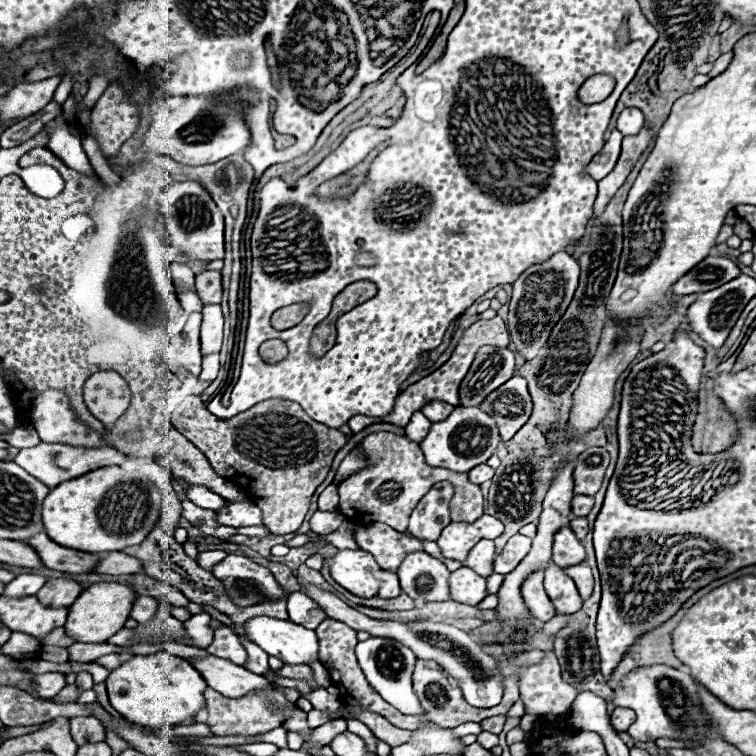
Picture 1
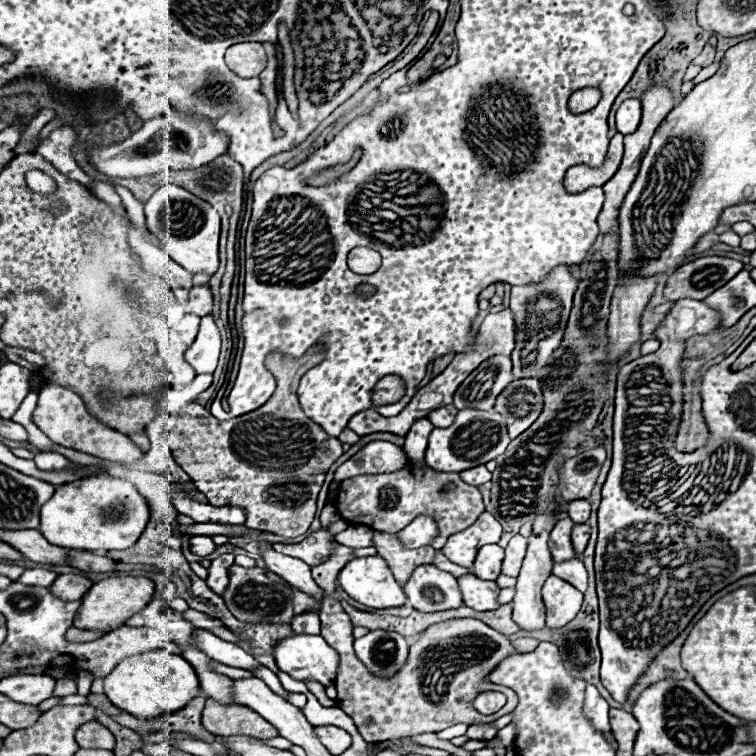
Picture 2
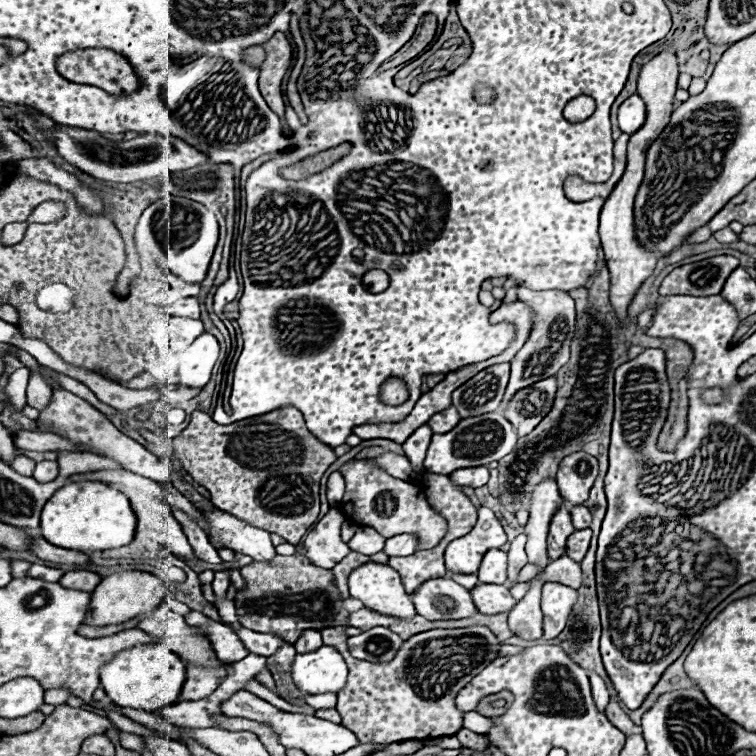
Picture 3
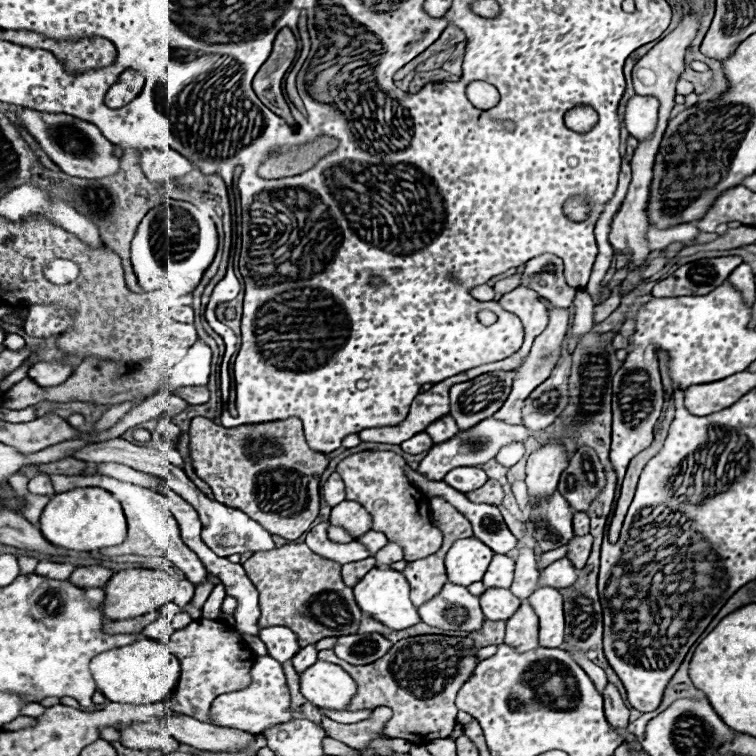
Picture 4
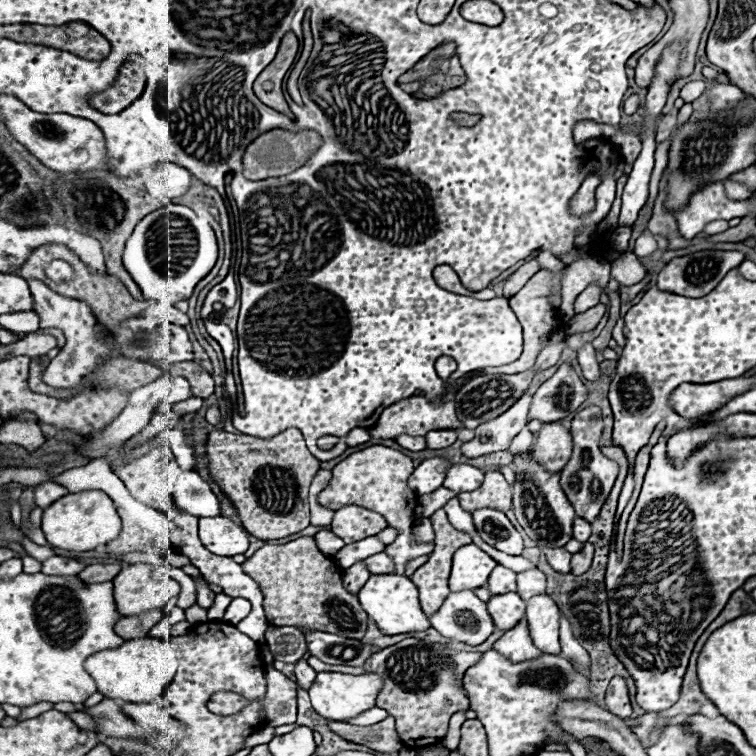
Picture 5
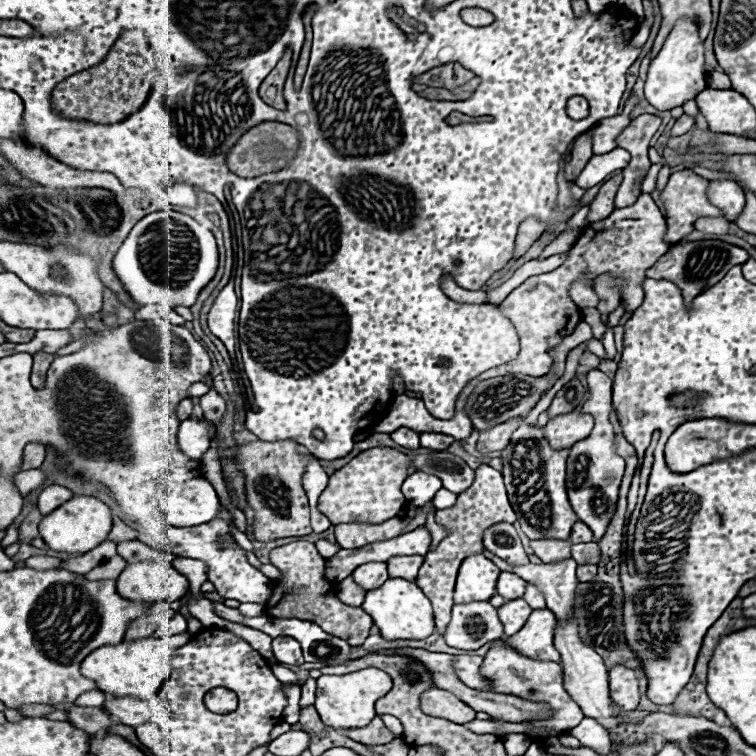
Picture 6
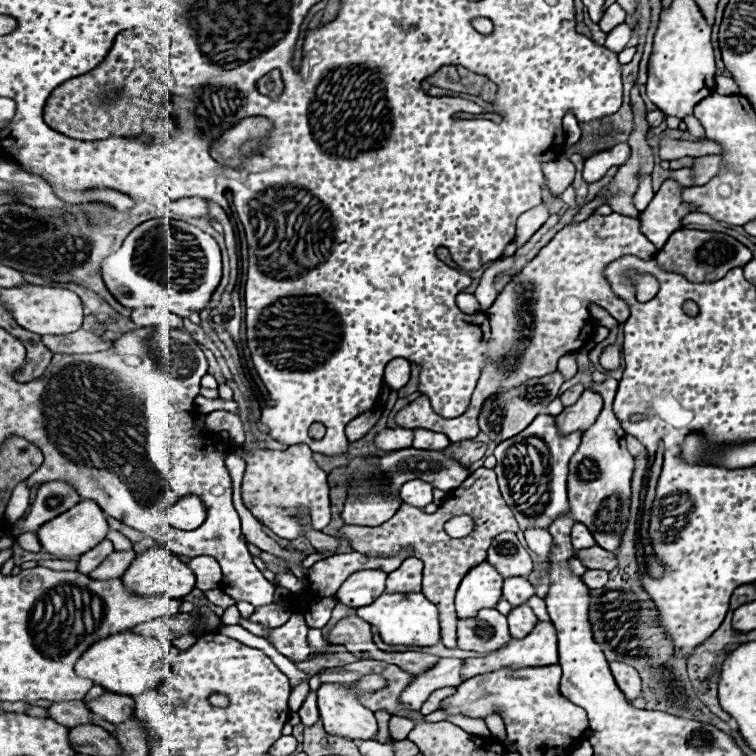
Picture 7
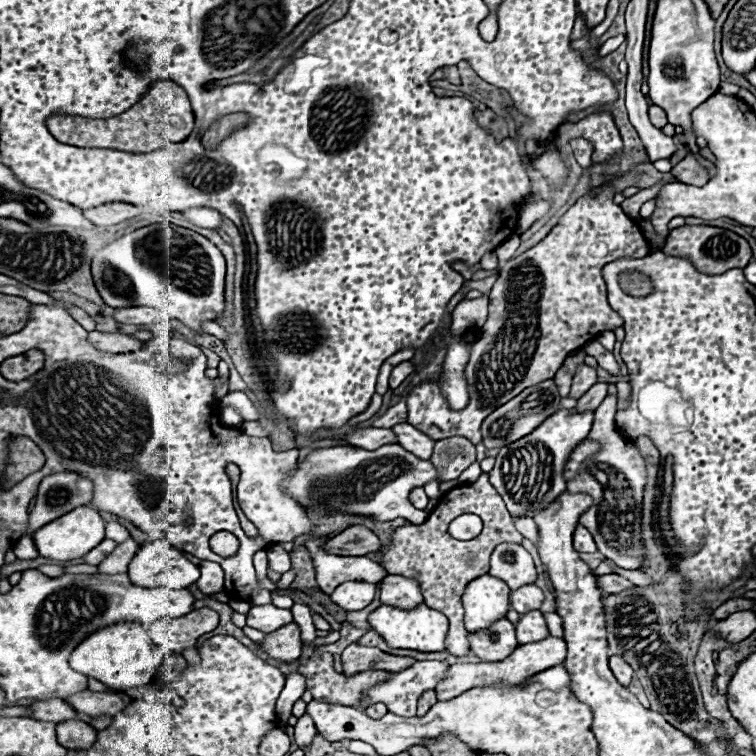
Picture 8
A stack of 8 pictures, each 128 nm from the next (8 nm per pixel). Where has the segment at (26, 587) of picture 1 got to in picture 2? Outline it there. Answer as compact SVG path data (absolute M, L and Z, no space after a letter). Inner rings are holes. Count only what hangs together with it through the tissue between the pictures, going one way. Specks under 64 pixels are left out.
M24 570L24 574L18 578L18 582L26 584L26 586L42 586L42 588L48 588L54 580L56 580L58 574L50 572L50 570Z

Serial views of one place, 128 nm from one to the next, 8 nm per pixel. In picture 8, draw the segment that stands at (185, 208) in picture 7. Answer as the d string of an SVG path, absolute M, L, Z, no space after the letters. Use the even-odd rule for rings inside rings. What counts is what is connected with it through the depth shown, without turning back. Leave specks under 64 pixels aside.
M202 206L200 208L188 208L188 210L182 210L178 214L182 214L188 222L202 226L202 228L218 230L218 226L220 226L220 212L214 208L202 208Z

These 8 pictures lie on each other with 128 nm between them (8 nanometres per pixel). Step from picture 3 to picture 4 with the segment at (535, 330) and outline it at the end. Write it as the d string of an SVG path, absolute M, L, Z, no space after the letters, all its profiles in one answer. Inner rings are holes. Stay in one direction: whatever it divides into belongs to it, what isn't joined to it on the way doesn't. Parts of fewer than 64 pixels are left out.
M540 298L540 300L548 306L550 322L548 322L546 330L534 340L532 350L530 350L528 356L524 358L522 366L518 366L518 368L514 370L514 372L516 372L516 378L514 378L510 396L506 398L504 406L494 414L494 418L504 420L504 422L508 422L508 424L520 424L520 416L522 416L520 410L522 410L522 406L524 406L524 400L526 400L528 394L530 394L536 386L540 386L540 382L544 382L544 380L552 374L552 370L556 368L556 364L558 364L558 360L560 360L560 354L562 354L562 340L564 340L564 336L566 336L566 332L568 332L568 326L570 326L570 322L572 322L572 312L570 312L570 308L556 308L556 306L550 304L546 298Z

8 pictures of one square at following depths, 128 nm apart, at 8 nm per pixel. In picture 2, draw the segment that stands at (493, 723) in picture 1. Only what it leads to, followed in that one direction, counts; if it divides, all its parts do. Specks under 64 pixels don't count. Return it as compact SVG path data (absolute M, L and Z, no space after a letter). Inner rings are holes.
M474 724L466 732L466 736L472 740L492 740L496 734L498 734L498 728L494 724Z

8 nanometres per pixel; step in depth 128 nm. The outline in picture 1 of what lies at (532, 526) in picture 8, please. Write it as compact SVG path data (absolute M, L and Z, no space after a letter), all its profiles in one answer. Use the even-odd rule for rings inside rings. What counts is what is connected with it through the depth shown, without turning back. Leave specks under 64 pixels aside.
M578 564L578 566L566 568L566 574L576 582L582 600L588 600L588 592L594 590L594 576L592 576L592 570L590 570L588 566L584 566L584 564Z

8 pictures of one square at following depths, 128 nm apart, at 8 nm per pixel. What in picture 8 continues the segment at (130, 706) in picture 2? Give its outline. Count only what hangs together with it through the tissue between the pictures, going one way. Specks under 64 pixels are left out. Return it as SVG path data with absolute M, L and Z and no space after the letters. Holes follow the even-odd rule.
M120 622L90 634L90 638L80 642L78 648L70 654L68 662L72 670L96 678L112 690L128 690L150 684L158 666L162 664L164 654L166 652L150 640L148 632L138 622Z

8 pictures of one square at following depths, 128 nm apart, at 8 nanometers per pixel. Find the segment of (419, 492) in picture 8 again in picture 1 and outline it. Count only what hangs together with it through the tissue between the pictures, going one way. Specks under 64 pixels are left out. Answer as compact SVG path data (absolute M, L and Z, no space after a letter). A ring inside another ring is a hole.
M456 406L456 410L452 410L452 414L444 422L434 422L430 426L430 432L420 442L420 448L426 456L428 466L446 468L454 472L468 472L472 466L486 462L494 454L498 442L500 442L500 434L490 414L484 414L476 406L472 408Z

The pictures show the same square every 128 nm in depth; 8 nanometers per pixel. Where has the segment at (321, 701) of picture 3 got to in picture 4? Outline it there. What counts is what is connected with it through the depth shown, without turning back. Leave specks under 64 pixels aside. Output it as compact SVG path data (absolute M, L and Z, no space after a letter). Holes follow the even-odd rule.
M325 708L319 709L328 718L336 720L336 722L342 722L342 724L354 724L354 722L358 722L358 720L366 720L366 718L370 716L370 712L372 712L372 710L368 710L368 712L360 712L360 714L356 714L356 712L336 712L336 710Z

